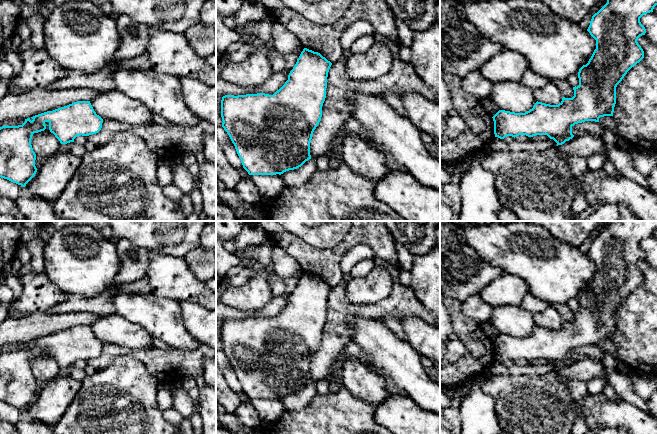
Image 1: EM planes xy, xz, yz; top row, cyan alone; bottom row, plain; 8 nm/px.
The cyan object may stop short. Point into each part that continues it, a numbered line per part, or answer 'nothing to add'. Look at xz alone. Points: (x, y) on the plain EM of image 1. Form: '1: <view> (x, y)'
nothing to add

